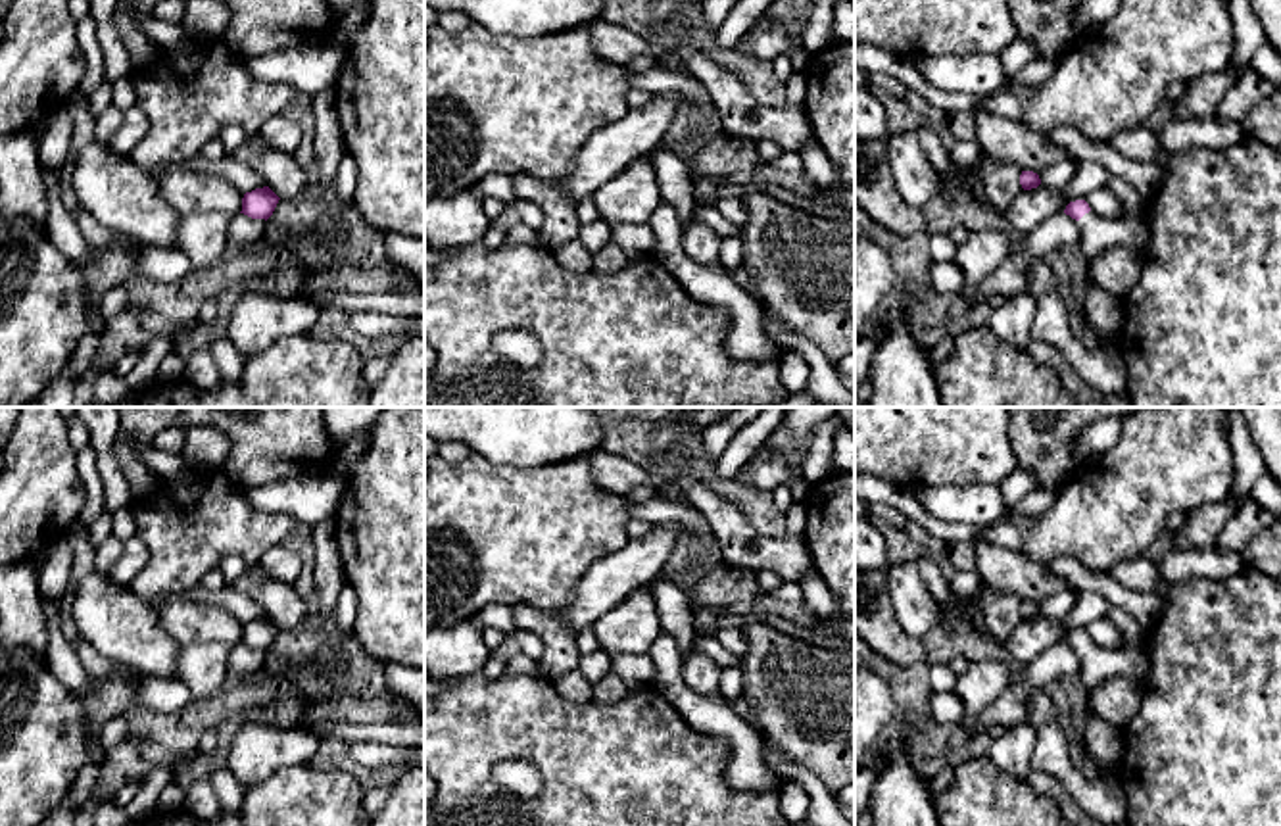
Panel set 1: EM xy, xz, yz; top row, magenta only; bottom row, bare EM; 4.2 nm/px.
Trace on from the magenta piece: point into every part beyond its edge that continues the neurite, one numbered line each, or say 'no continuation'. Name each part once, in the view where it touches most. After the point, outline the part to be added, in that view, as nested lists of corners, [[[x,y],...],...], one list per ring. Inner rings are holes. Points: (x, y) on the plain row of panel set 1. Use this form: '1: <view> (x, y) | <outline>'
1: yz (1097, 665) | [[[1093,642],[1076,651],[1081,659],[1081,680],[1085,692],[1095,697],[1100,684],[1116,674],[1143,682],[1148,676],[1148,655],[1145,647],[1120,651],[1100,649]]]

